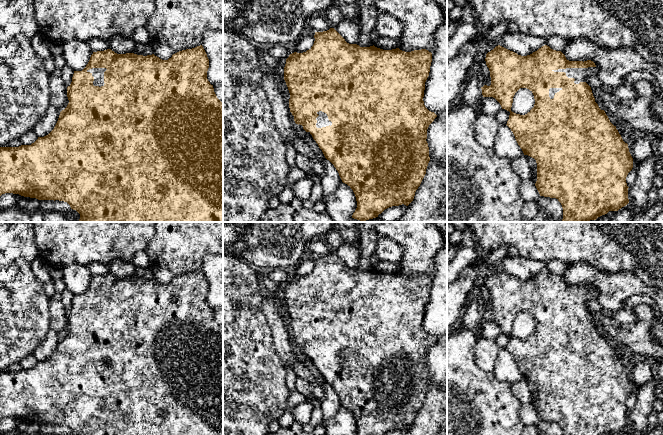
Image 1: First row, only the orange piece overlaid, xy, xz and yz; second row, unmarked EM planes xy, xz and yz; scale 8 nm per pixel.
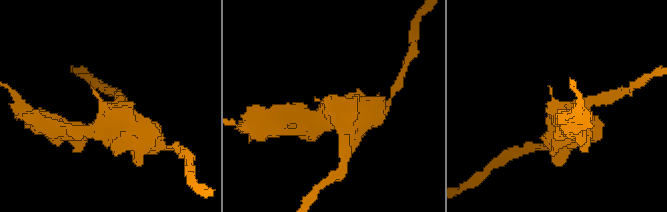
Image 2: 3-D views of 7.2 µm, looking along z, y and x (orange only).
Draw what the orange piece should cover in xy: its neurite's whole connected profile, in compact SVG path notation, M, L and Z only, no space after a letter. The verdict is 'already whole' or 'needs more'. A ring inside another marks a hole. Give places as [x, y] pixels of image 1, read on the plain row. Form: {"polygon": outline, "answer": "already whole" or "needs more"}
{"polygon": "M202 269L179 275L168 284L162 284L154 278L147 280L134 277L117 278L111 273L93 276L86 291L83 294L74 295L72 306L67 311L69 327L60 336L54 353L48 359L38 361L31 369L0 371L0 420L5 417L13 417L38 424L59 424L67 426L71 433L76 435L223 435L223 326L217 322L213 309L207 303L208 292L209 283Z", "answer": "needs more"}

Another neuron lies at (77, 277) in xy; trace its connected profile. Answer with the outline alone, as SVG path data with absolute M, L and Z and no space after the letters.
M70 264L62 267L62 270L62 280L66 285L66 289L71 291L74 295L83 294L93 278L88 265L85 264Z

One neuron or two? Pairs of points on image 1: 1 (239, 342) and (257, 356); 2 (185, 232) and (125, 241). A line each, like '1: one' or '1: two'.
1: one
2: two

